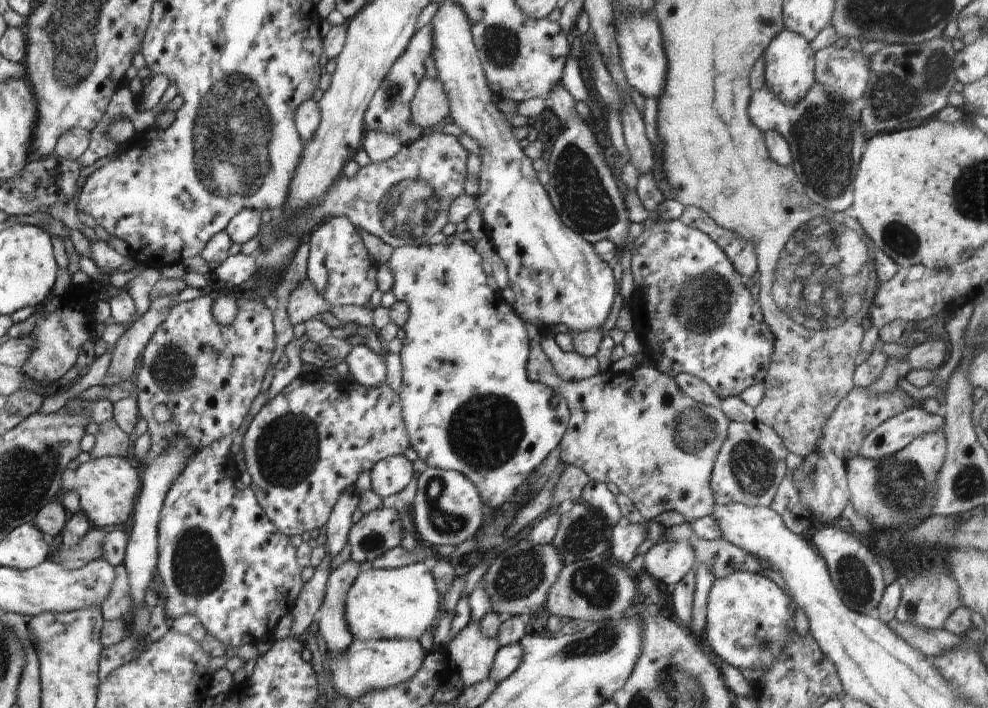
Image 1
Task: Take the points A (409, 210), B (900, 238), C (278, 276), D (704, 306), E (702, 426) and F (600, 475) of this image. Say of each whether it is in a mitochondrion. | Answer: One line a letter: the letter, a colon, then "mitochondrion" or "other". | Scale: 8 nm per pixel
A: mitochondrion
B: mitochondrion
C: other
D: mitochondrion
E: mitochondrion
F: other

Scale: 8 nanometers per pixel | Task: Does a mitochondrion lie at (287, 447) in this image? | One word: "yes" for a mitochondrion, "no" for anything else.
yes

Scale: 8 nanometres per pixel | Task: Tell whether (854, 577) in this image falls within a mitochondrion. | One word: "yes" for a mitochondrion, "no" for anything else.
yes

